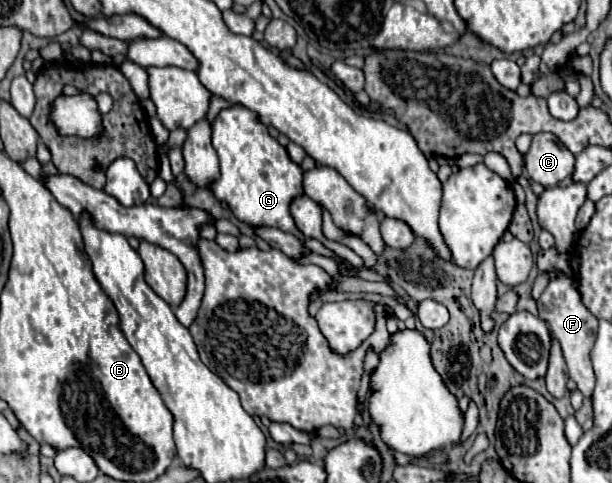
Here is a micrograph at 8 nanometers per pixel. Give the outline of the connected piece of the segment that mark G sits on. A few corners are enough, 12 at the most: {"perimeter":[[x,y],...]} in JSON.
{"perimeter":[[245,107],[213,121],[217,201],[247,225],[305,239],[295,165]]}

